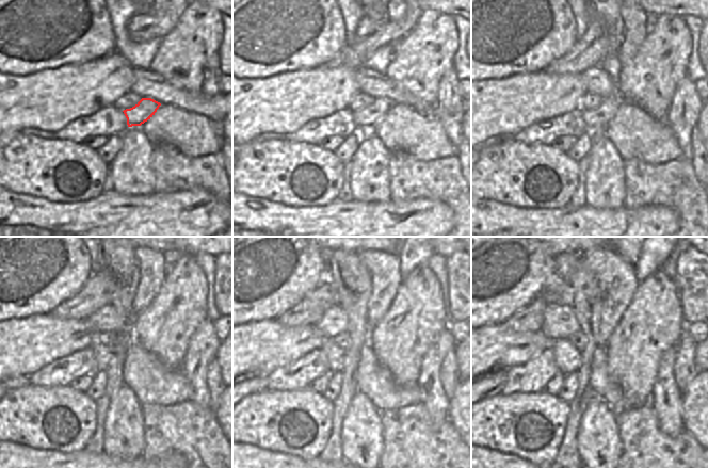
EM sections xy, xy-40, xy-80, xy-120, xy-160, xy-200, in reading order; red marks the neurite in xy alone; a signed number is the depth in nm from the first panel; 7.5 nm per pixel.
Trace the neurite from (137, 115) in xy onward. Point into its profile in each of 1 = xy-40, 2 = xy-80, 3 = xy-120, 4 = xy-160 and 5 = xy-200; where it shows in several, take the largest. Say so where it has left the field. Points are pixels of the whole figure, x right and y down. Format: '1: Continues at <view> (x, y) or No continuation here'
1: Continues at xy-40 (367, 117)
2: Continues at xy-80 (597, 118)
3: Continues at xy-120 (103, 355)
4: Continues at xy-160 (335, 355)
5: Continues at xy-200 (568, 359)

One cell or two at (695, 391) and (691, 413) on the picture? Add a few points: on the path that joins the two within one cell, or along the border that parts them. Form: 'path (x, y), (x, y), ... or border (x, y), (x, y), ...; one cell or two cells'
path (695, 397), (695, 407); one cell

